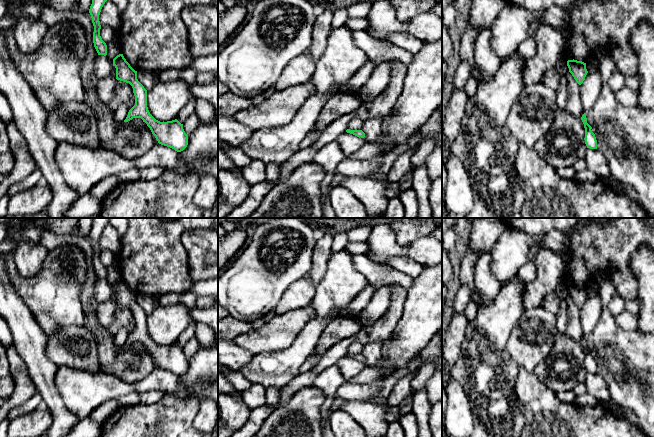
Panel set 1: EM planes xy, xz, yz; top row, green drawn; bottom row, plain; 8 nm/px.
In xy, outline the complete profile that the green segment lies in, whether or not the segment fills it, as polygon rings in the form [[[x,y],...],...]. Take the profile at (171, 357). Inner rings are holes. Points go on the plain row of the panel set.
[[[123,278],[113,283],[113,290],[116,292],[116,303],[129,307],[133,312],[135,329],[129,334],[124,346],[133,342],[141,342],[150,352],[159,368],[170,371],[177,376],[183,375],[188,369],[188,359],[177,343],[167,346],[156,344],[147,331],[147,314],[137,303],[135,295],[126,285]]]

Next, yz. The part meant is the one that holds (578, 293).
[[[573,283],[567,285],[567,290],[569,292],[569,296],[572,298],[576,306],[581,309],[588,297],[586,287]]]

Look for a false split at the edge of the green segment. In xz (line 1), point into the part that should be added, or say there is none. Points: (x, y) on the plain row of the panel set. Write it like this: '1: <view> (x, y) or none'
1: none

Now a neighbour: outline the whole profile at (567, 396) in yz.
[[[563,390],[556,393],[556,395],[562,402],[575,404],[576,395],[572,392],[572,390]]]

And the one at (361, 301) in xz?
[[[368,283],[367,286],[349,303],[350,311],[352,313],[358,313],[365,309],[376,290],[375,286]]]

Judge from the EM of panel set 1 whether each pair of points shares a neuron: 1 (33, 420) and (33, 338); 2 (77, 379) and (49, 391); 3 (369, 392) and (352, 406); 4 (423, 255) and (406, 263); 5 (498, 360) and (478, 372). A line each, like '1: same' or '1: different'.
1: different
2: different
3: different
4: different
5: same

